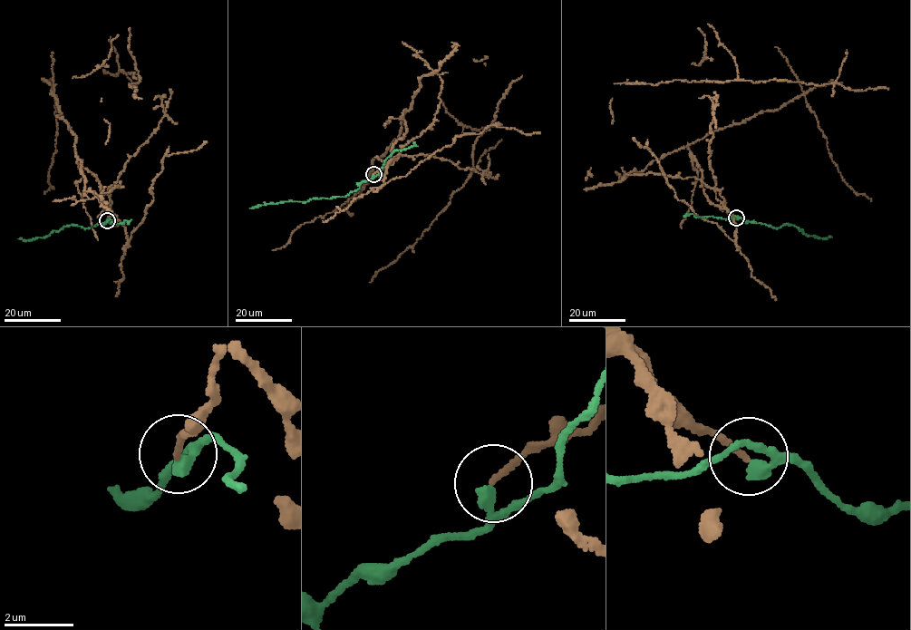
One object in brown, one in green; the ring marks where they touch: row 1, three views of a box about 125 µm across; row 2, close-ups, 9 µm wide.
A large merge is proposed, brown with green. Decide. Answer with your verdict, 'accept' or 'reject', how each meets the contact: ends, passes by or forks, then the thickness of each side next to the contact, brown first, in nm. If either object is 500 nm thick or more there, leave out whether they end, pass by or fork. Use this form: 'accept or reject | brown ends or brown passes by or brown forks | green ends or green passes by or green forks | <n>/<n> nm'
reject | brown ends | green passes by | 170/280 nm

